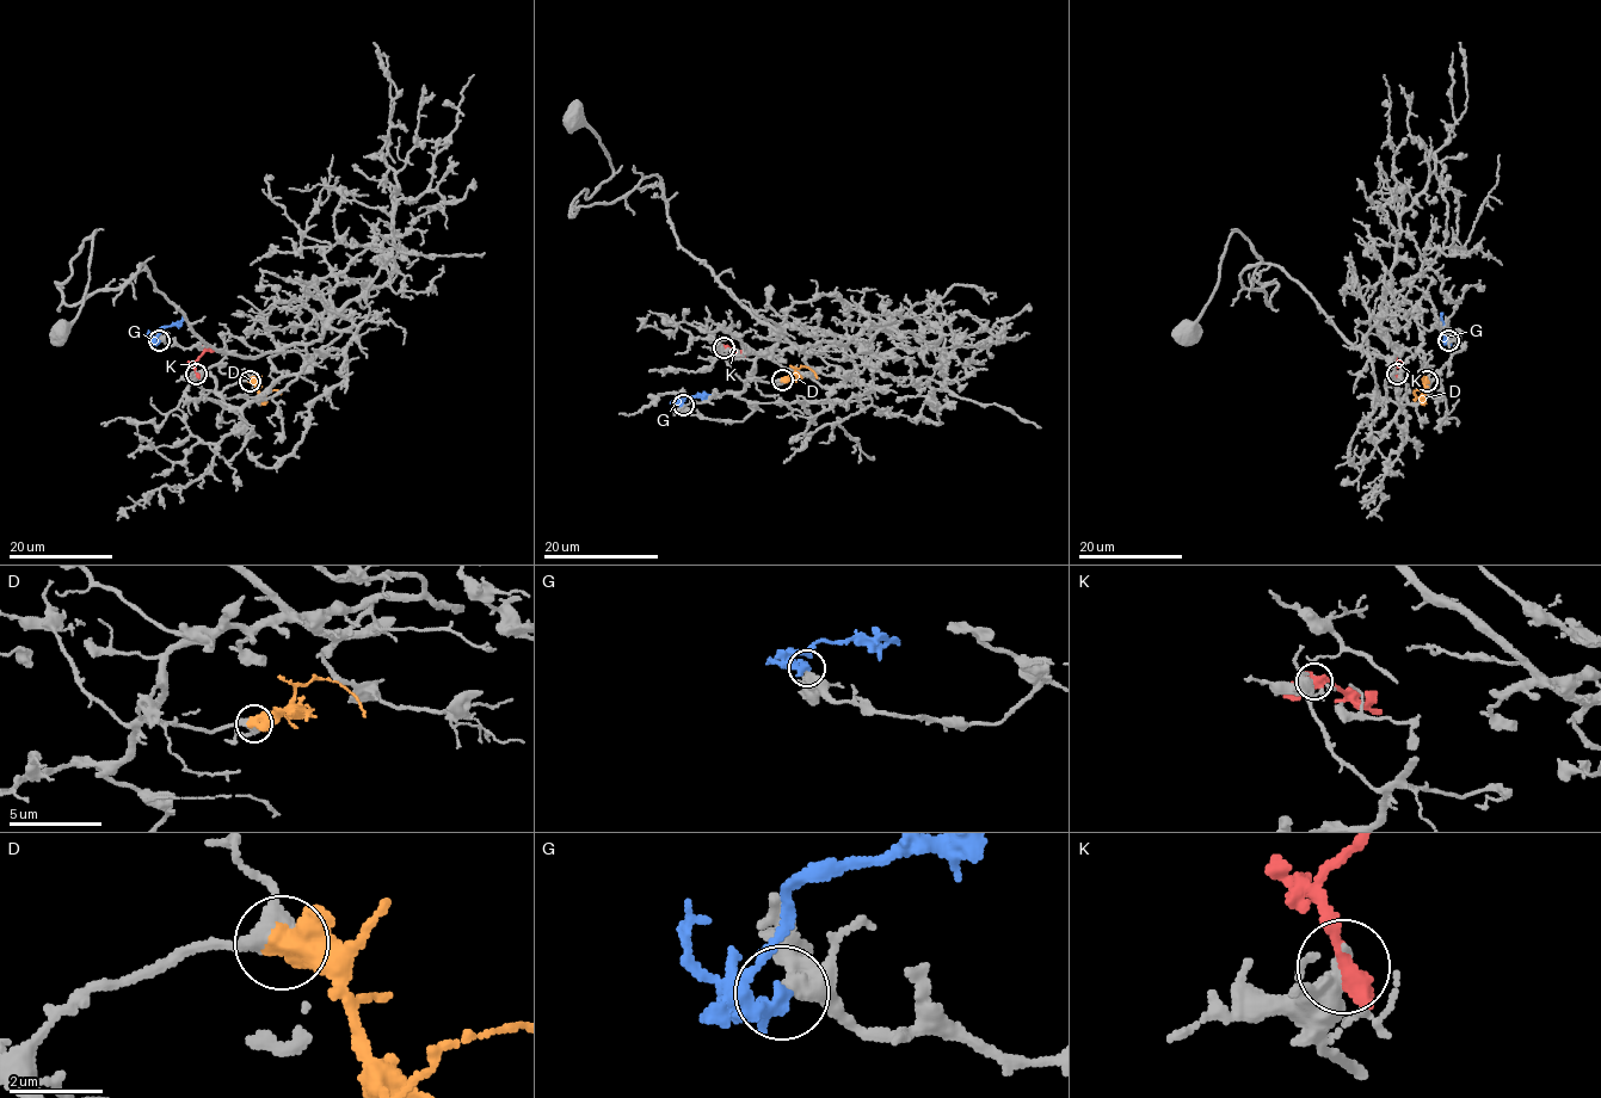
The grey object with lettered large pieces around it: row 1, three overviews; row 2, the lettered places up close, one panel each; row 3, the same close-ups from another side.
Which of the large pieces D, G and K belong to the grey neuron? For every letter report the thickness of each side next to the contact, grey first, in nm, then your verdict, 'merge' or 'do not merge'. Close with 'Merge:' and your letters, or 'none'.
D: 360 nm thick on the grey side, 700 nm on the other; merge
G: 460 nm thick on the grey side, 440 nm on the other; do not merge
K: 360 nm thick on the grey side, 500 nm on the other; do not merge
Merge: D

